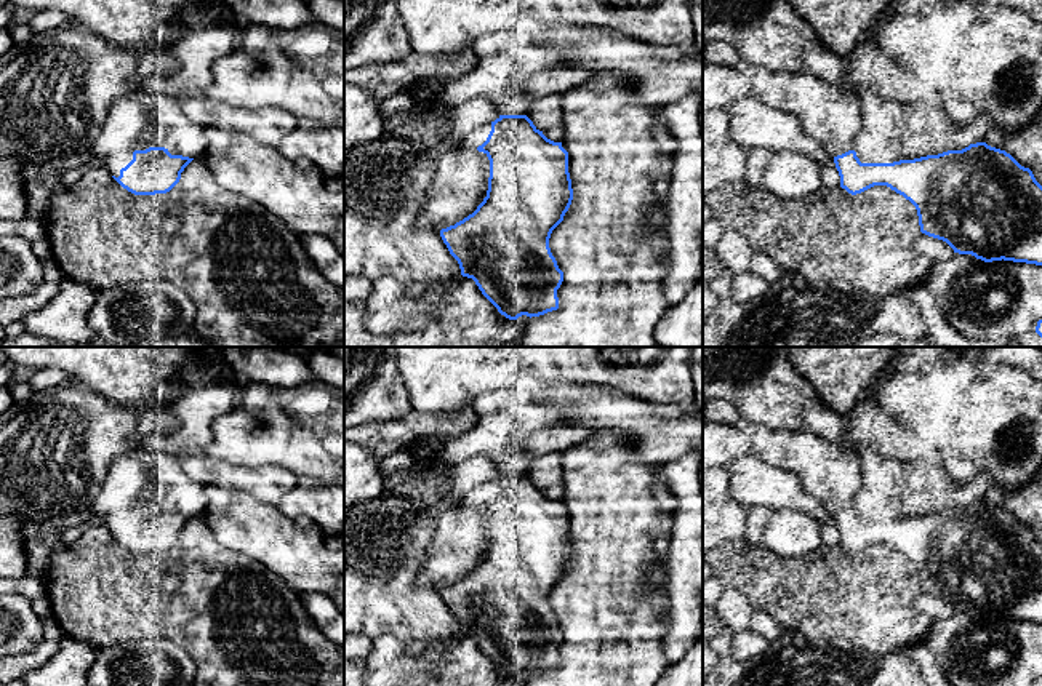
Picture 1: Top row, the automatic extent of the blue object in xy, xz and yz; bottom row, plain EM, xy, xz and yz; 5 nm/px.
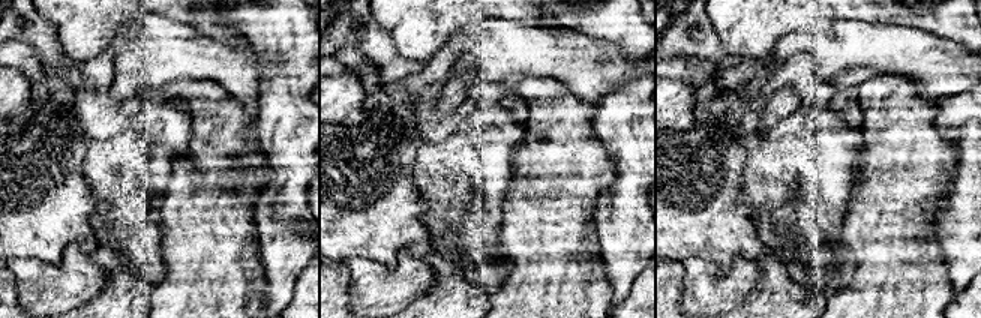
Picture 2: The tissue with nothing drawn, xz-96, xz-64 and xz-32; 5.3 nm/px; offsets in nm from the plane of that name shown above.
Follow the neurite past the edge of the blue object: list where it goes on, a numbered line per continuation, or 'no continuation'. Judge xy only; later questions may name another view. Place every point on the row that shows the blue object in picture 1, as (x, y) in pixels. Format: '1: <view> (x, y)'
1: xy (130, 114)

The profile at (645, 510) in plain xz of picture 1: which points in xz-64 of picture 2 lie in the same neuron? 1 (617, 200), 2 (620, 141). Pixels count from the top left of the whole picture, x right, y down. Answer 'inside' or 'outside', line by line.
1: outside
2: outside

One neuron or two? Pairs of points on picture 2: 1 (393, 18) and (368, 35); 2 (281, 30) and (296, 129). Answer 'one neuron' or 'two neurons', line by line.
1: two neurons
2: one neuron

